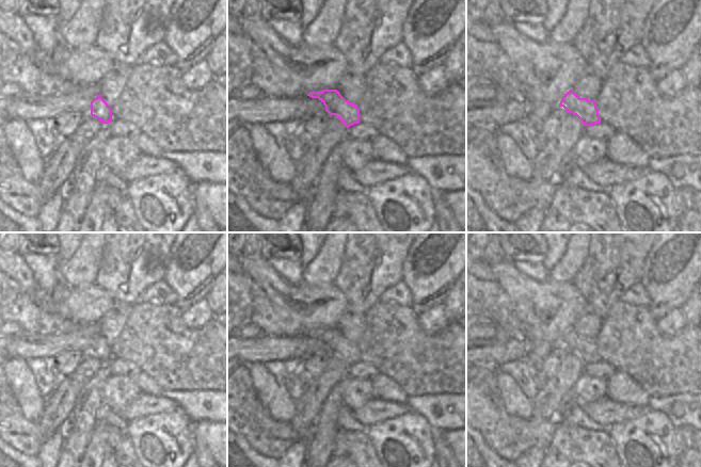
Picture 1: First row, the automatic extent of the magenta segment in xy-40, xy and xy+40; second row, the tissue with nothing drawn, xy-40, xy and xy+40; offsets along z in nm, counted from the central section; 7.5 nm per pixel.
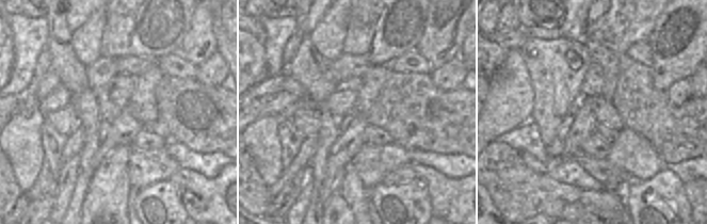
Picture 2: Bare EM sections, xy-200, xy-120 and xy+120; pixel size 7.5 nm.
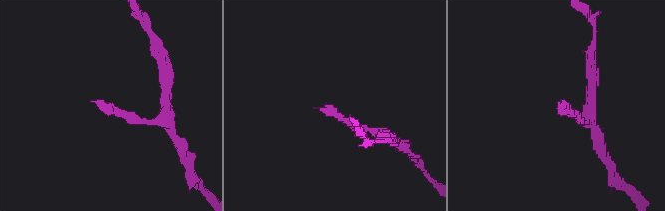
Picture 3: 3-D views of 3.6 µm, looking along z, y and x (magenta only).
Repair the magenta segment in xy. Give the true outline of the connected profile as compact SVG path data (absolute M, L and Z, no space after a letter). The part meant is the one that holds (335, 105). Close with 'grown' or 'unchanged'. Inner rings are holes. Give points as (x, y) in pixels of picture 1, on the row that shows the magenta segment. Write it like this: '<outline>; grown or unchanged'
M227 31L227 98L239 87L256 85L261 96L273 98L297 98L299 96L309 96L318 98L330 115L335 115L347 128L360 123L360 110L357 104L346 100L337 90L305 90L294 81L282 79L273 69L270 61L264 51L249 36L243 34L233 34Z; grown

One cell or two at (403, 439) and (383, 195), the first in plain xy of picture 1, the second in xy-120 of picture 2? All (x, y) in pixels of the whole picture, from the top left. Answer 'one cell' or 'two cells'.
one cell

